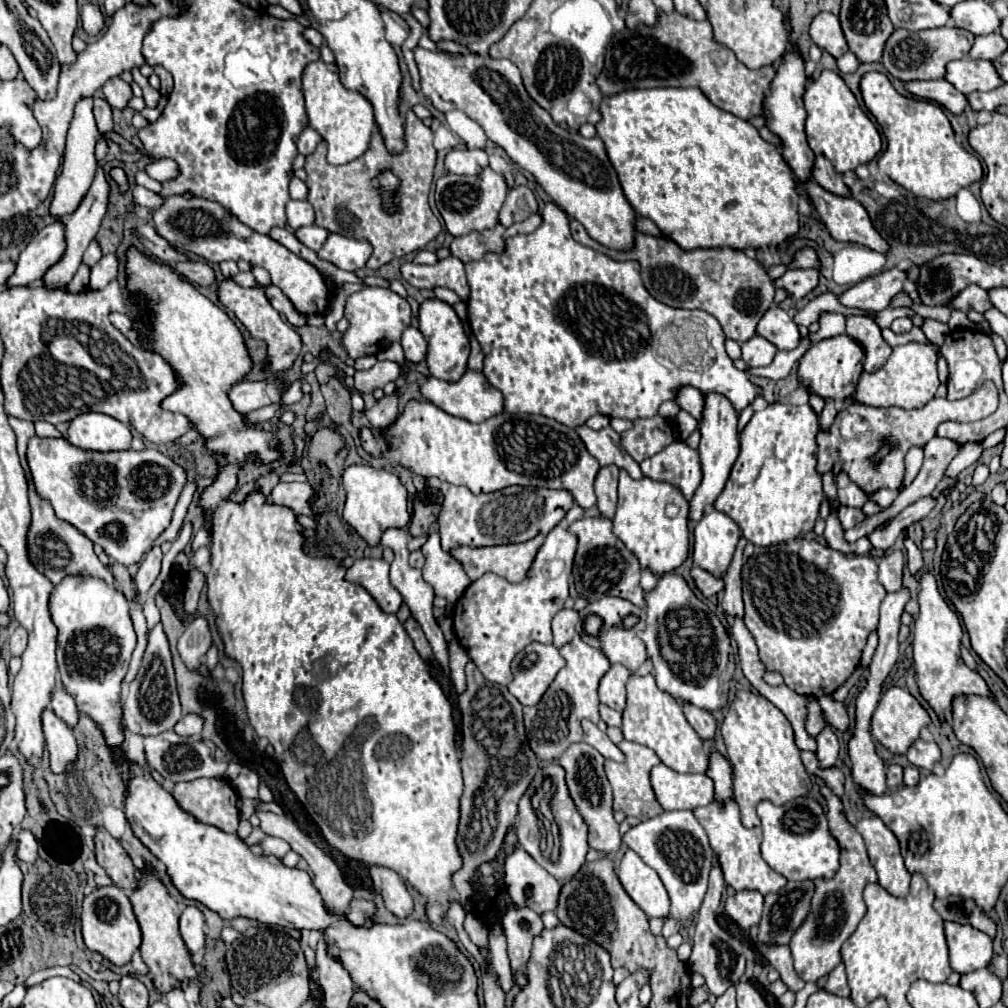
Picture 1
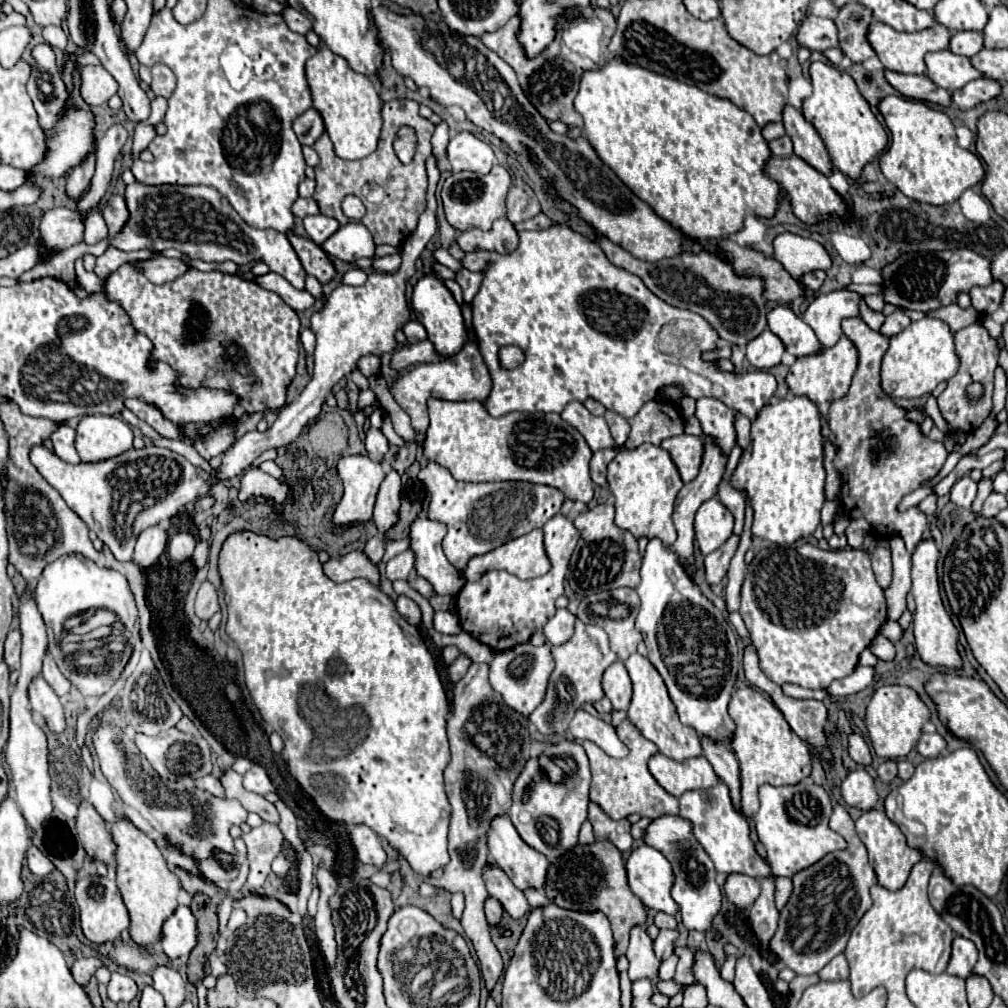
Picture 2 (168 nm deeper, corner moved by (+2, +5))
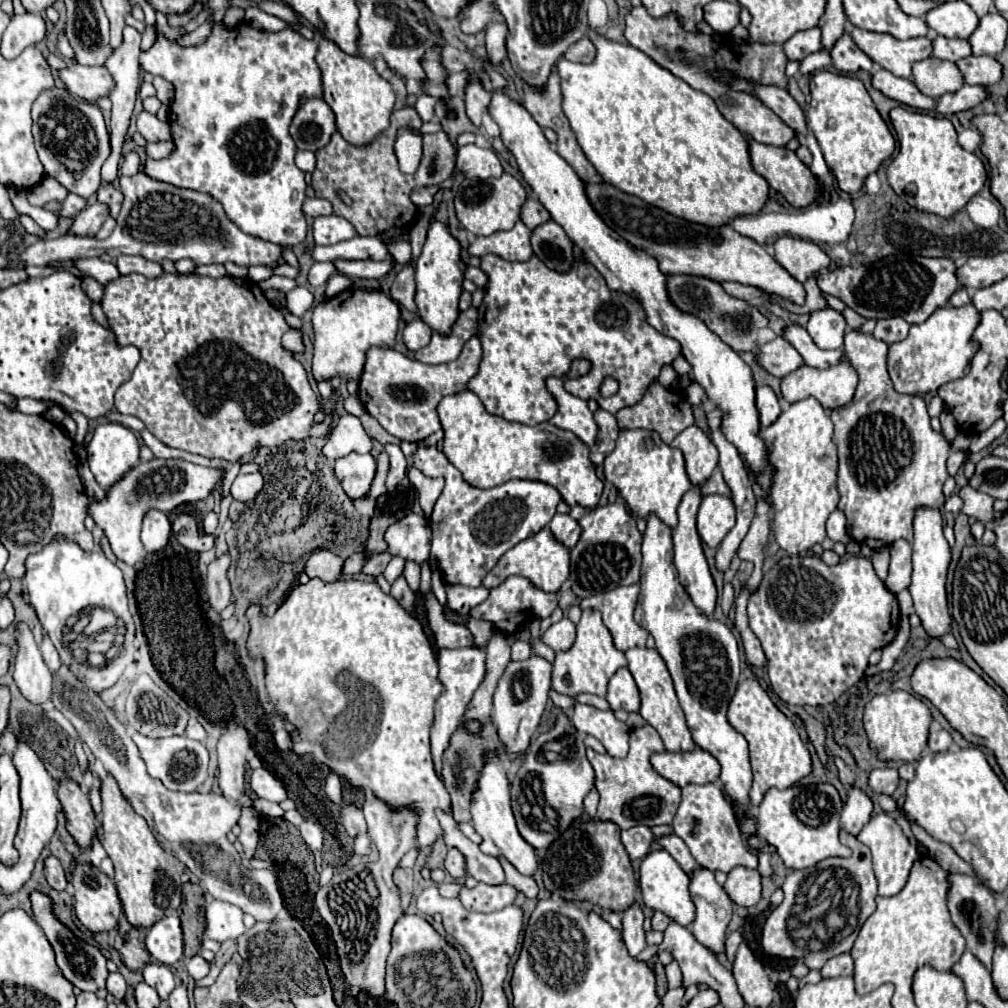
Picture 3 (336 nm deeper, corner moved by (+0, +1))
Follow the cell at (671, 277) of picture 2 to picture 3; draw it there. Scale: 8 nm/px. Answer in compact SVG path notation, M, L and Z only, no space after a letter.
M667 275L667 289L671 301L681 309L693 315L699 315L711 331L715 331L731 349L751 351L757 345L757 331L767 327L767 319L743 299L735 299L723 291L717 281L693 275Z

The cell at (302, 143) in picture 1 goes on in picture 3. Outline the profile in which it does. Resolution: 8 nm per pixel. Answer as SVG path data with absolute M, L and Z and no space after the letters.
M315 97L301 99L299 111L291 121L289 133L299 149L315 153L329 143L335 129L335 113L321 97Z

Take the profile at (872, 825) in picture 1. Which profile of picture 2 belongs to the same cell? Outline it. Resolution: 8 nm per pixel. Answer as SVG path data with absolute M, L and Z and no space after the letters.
M875 809L865 811L855 821L855 829L857 829L861 841L865 843L867 851L869 851L869 863L873 865L873 869L875 869L875 873L879 877L879 885L883 885L889 891L899 891L905 885L905 881L907 881L913 865L917 861L921 861L923 855L919 851L907 847L905 835L899 831L899 827L895 823L891 823L887 819L887 815L883 811L875 811Z

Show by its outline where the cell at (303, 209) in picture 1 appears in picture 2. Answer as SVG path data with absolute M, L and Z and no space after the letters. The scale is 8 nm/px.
M299 197L295 203L293 203L293 215L295 217L307 217L307 215L317 215L319 213L319 207L313 199L303 199Z

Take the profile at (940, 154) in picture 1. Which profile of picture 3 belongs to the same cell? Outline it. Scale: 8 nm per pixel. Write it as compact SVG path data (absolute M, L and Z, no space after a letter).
M895 107L891 111L891 123L899 137L899 153L887 167L887 179L891 189L911 207L949 219L983 189L987 181L983 161L975 153L959 147L957 131L947 117Z

